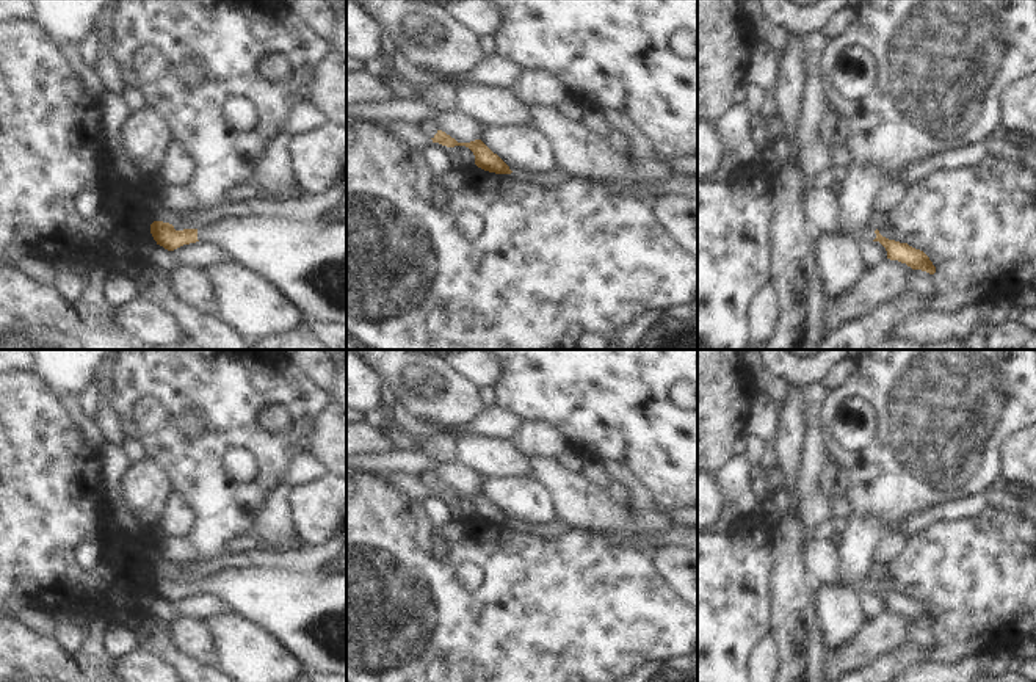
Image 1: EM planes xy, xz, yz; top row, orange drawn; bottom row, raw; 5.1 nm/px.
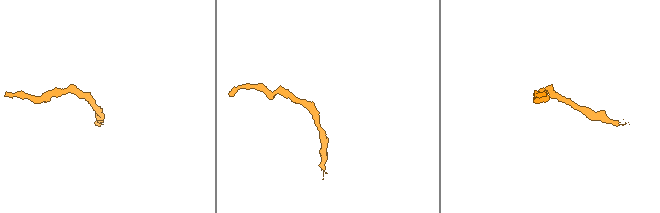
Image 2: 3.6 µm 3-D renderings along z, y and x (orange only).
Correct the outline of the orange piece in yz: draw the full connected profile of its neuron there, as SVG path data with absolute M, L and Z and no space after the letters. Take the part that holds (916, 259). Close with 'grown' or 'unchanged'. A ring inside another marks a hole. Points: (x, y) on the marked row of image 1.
M867 224L860 230L856 230L853 234L853 237L857 241L879 241L886 248L887 259L890 259L890 260L898 260L901 263L906 263L912 270L922 270L929 274L936 273L936 267L933 265L933 262L923 251L915 249L915 248L909 246L907 243L889 240L889 238L882 237L879 234L879 230L871 227L870 224Z; grown

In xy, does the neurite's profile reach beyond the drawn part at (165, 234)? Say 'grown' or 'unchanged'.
grown

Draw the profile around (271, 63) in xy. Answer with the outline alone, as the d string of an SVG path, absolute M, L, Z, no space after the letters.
M270 50L255 60L255 69L265 77L285 77L290 64L282 53Z

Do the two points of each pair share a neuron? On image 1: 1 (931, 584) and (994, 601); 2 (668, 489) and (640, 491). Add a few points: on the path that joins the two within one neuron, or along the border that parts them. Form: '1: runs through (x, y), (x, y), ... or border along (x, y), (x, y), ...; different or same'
1: runs through (947, 584), (978, 585); same
2: border along (626, 464), (660, 505), (681, 507); different

